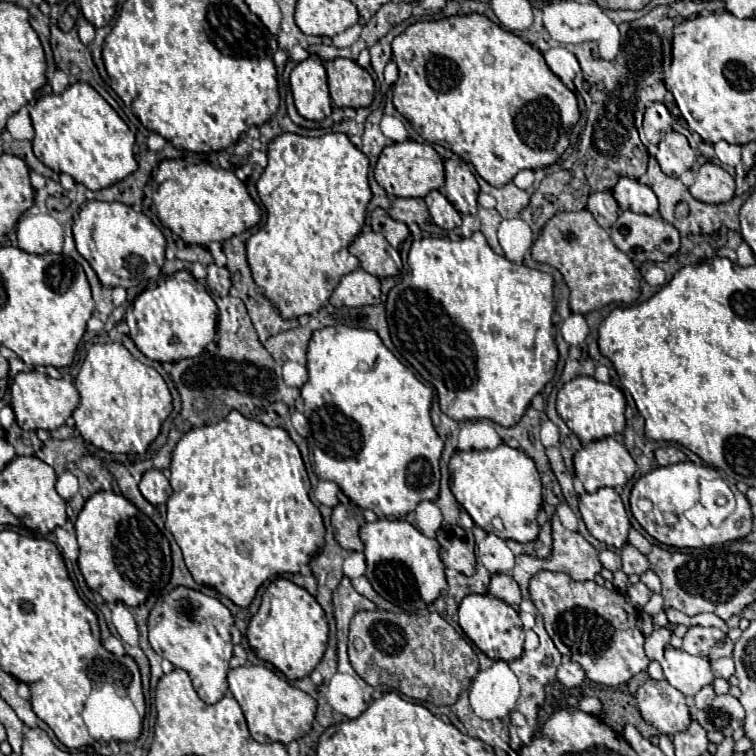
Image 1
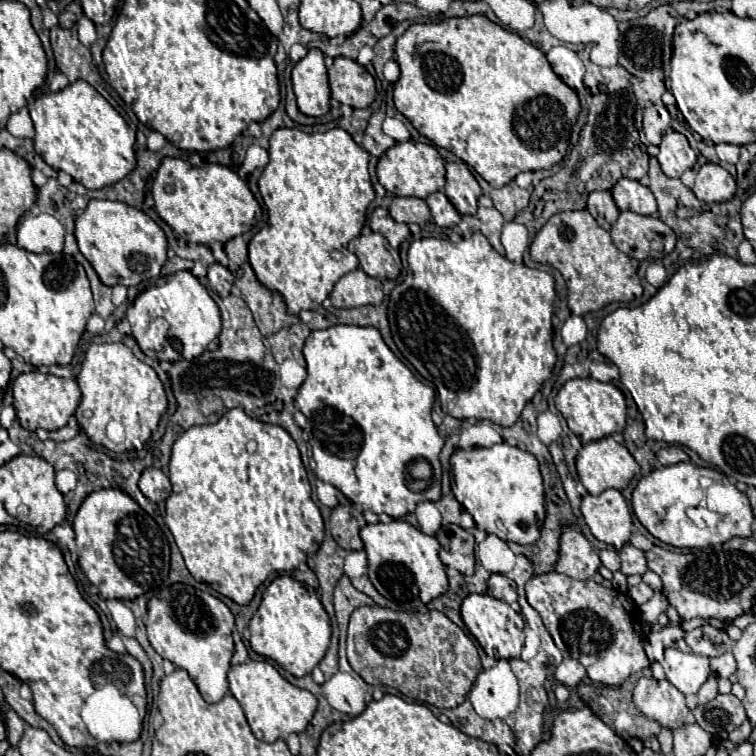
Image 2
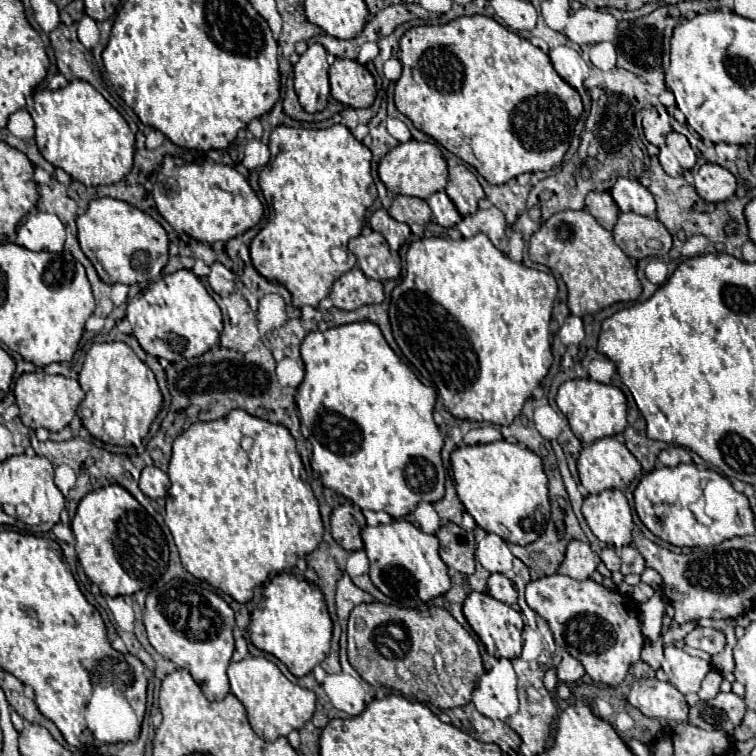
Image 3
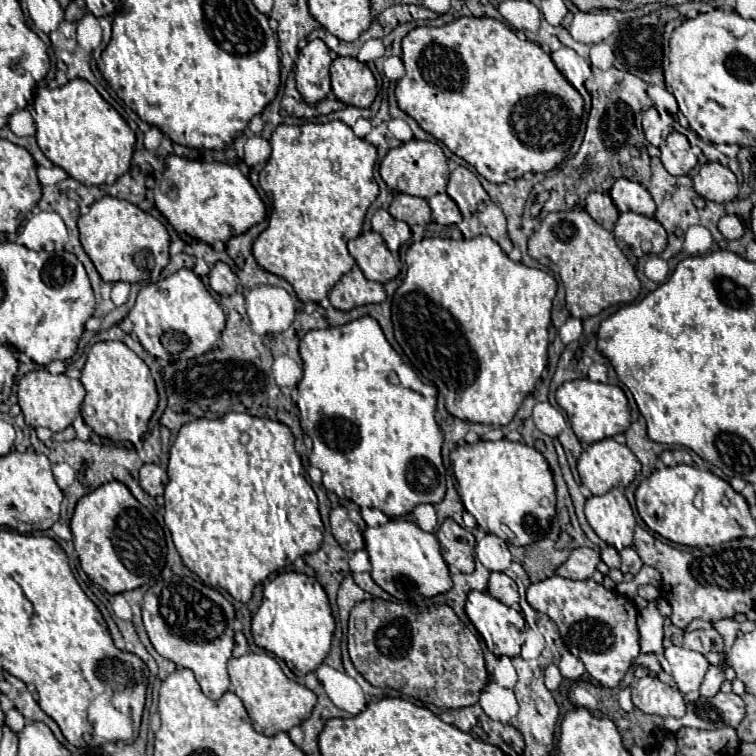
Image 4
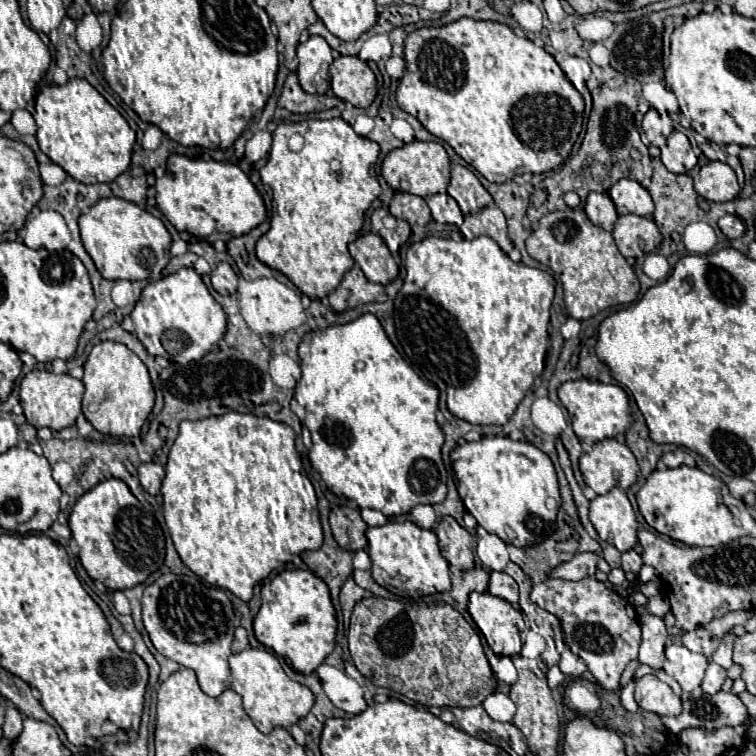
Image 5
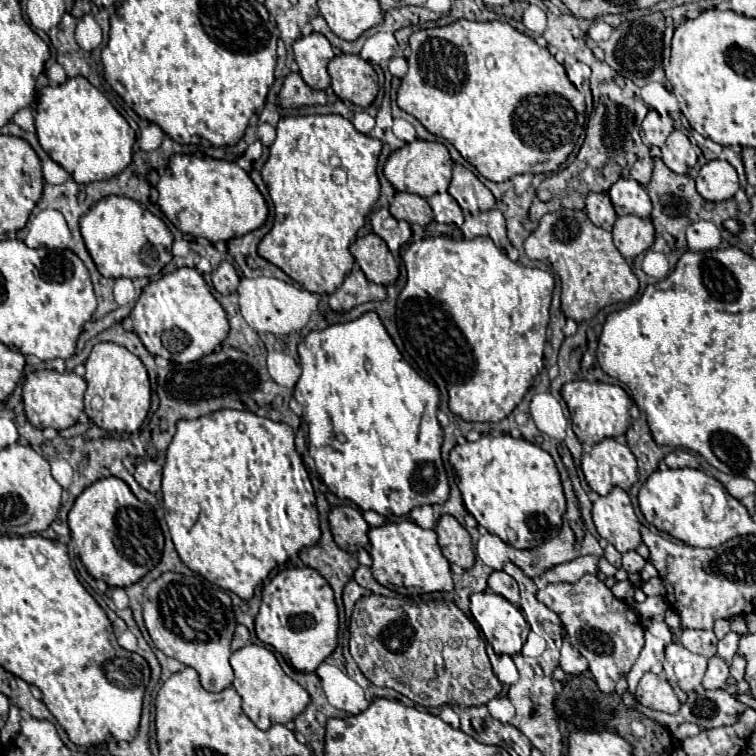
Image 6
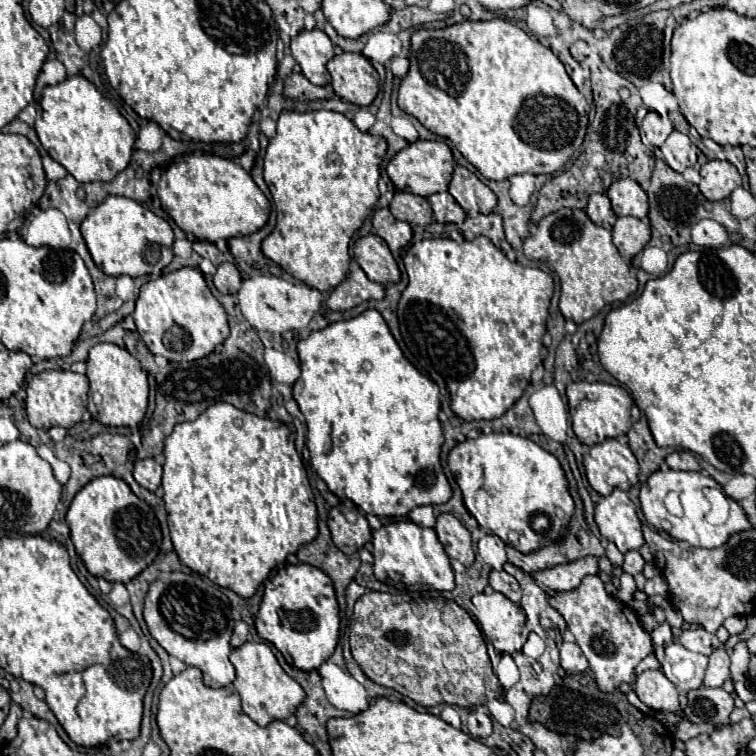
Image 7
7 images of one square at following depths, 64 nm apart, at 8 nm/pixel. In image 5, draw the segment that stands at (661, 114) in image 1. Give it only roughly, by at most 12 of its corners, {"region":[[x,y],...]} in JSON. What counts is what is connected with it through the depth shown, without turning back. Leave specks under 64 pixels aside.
{"region":[[654,108],[644,114],[642,131],[662,148],[672,130],[669,114]]}

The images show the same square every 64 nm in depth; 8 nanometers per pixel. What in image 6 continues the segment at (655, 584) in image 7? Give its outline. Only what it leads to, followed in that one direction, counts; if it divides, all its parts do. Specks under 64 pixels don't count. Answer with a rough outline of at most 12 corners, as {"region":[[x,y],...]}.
{"region":[[658,576],[642,584],[646,596],[664,596],[664,582]]}

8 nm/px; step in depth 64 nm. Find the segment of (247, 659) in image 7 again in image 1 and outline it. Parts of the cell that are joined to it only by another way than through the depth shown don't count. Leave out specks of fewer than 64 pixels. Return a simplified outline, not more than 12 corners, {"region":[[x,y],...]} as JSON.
{"region":[[266,666],[228,672],[256,742],[310,730],[316,700]]}

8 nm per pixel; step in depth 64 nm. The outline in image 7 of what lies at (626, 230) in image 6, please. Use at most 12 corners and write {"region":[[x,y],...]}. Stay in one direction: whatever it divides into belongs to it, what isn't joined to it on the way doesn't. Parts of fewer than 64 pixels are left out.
{"region":[[624,216],[612,236],[630,262],[648,244],[650,224]]}

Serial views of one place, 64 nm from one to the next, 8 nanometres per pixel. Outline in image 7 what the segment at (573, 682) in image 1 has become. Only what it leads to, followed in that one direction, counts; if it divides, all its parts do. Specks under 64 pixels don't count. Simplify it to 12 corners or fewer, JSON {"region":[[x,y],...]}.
{"region":[[578,644],[560,646],[560,666],[566,672],[584,672],[586,656]]}

